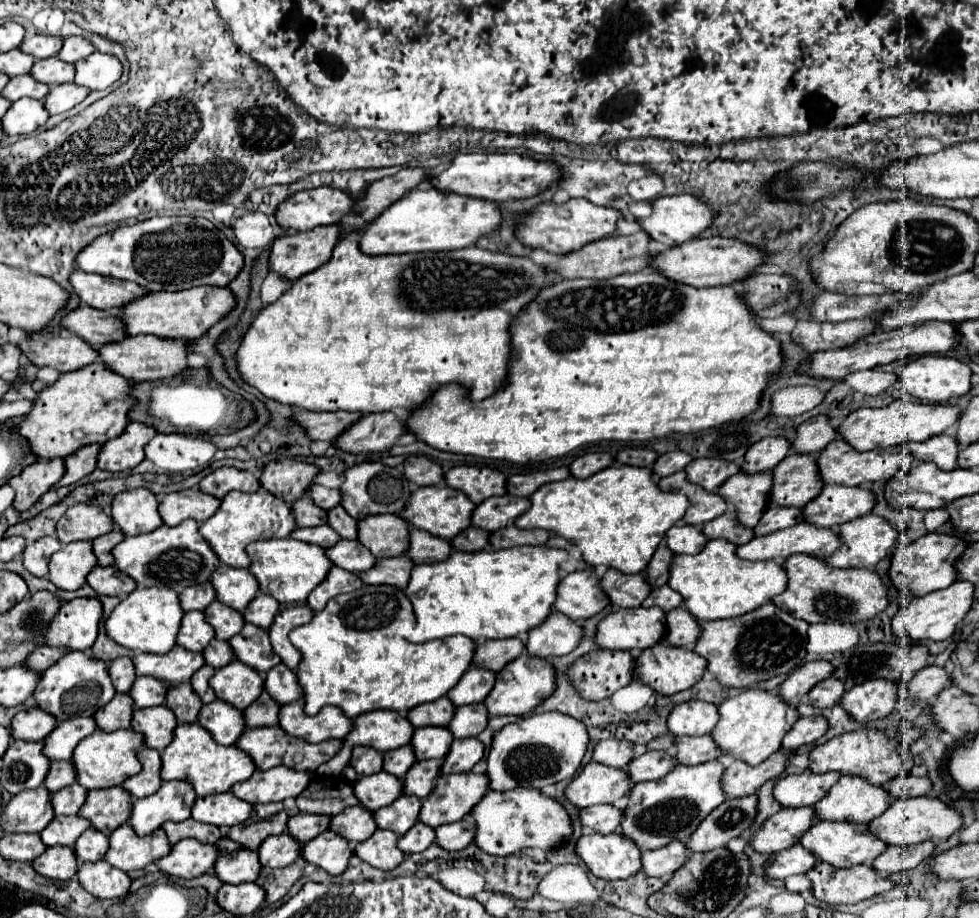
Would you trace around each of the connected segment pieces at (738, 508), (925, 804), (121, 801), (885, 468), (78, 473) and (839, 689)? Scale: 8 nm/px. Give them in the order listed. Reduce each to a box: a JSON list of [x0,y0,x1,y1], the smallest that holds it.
[[718,473,772,527],[868,797,962,847],[78,787,132,833],[816,439,912,487],[56,445,102,487],[808,677,844,707]]

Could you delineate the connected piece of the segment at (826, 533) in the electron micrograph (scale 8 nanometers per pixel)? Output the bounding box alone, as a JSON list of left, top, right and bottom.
[736,521,840,561]

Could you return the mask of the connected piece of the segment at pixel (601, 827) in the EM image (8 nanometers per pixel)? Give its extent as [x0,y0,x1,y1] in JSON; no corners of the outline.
[580,805,622,835]

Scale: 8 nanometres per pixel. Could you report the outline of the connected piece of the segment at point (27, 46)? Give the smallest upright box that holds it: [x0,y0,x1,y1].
[20,35,62,59]

